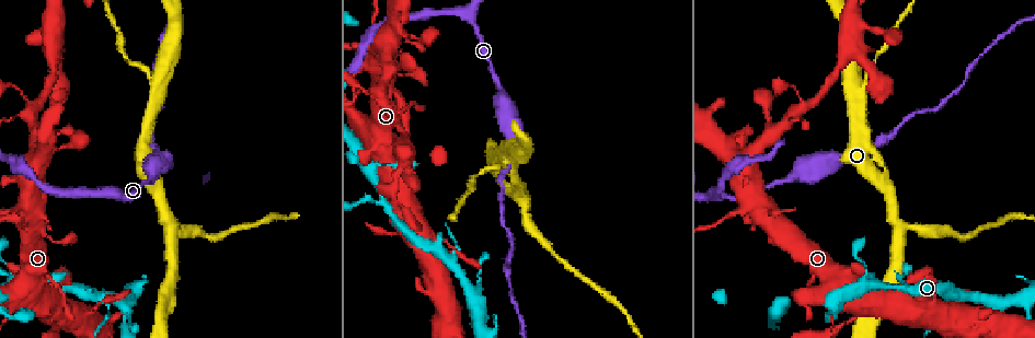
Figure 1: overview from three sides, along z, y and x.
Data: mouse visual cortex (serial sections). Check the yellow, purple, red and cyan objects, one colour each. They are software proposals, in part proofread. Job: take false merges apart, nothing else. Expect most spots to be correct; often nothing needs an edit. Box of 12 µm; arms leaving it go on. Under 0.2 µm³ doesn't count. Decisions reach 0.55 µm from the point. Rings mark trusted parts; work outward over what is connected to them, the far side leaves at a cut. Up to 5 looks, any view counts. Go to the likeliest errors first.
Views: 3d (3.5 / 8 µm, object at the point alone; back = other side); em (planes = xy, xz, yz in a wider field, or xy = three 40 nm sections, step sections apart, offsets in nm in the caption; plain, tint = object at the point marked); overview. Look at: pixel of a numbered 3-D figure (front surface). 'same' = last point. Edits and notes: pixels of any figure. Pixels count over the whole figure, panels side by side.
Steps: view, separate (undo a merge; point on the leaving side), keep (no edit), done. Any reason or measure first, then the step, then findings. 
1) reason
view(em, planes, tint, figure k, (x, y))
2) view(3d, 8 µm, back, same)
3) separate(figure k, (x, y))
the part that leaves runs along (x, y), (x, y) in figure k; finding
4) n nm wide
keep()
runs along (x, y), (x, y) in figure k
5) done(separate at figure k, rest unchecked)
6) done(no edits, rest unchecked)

two arms in line, one across
view(3d, 3.5 µm, back, figure 1, (155, 92))

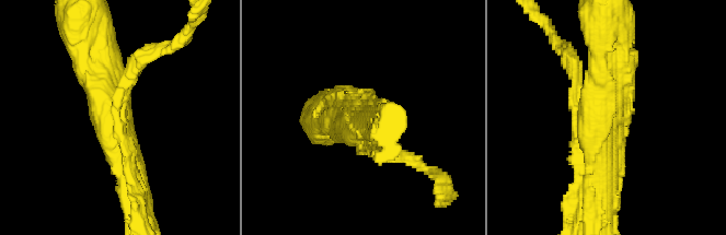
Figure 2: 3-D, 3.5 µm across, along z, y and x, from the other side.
3 arms; arms of 200, 350, 500 nm
view(em, planes, tint, figure 2, (111, 110))

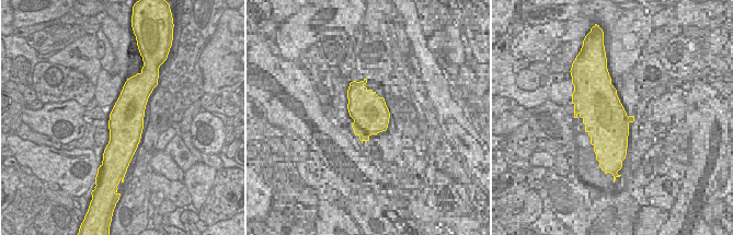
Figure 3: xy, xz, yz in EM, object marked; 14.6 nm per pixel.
500 nm wide
keep()
runs along (133, 181), (113, 131), (96, 44) in figure 2; continuous, no second cell

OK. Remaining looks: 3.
looks like a crossing
view(3d, 3.5 µm, figure 1, (384, 101))

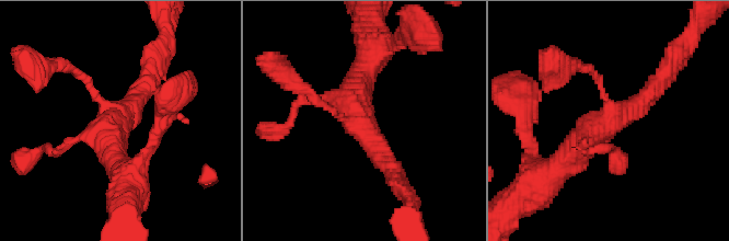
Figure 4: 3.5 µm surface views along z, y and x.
4 arms; arms of 100, 150, 300, 350 nm
view(em, planes, tint, figure 4, (359, 122))

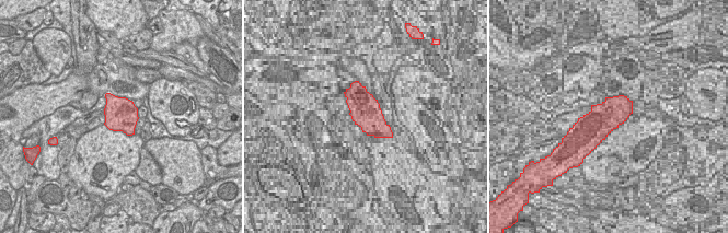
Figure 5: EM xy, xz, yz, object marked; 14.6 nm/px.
cut it another way
view(em, xy, step 3, tint, same)

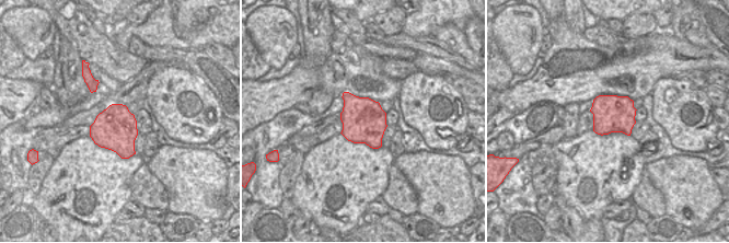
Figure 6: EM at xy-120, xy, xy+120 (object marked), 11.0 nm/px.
keep()
runs along (556, 170), (658, 82) in figure 4; continuous, no second cell

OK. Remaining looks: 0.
done(no edits, rest unchecked)

